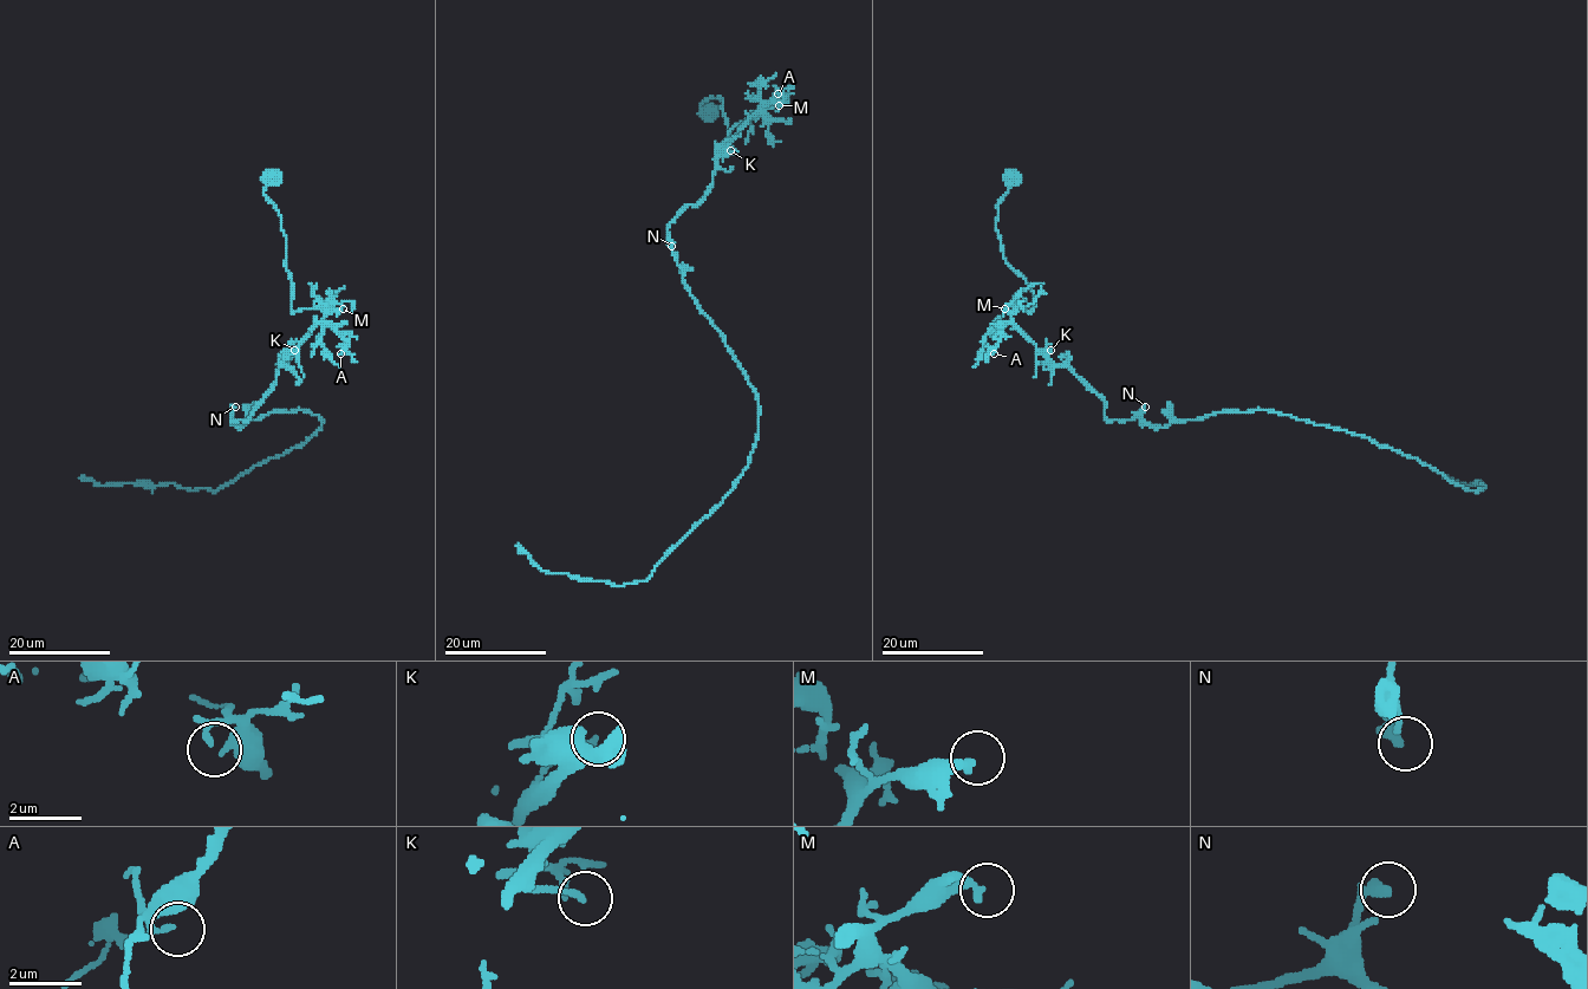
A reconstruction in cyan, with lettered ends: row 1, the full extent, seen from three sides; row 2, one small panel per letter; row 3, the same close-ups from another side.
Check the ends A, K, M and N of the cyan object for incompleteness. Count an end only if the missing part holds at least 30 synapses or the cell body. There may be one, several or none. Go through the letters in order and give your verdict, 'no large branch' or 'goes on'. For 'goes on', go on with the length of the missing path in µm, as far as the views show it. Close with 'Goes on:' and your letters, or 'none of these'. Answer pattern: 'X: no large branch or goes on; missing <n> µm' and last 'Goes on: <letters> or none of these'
A: no large branch
K: no large branch
M: no large branch
N: goes on; missing 10 µm
Goes on: N

